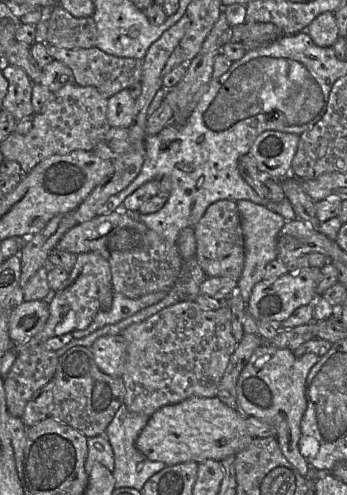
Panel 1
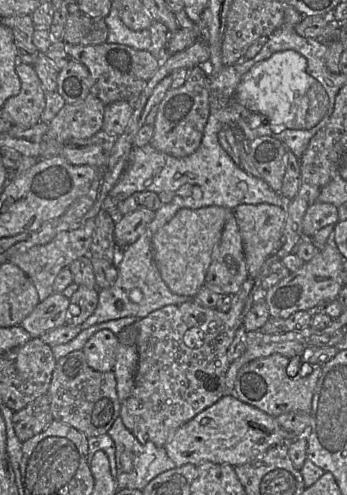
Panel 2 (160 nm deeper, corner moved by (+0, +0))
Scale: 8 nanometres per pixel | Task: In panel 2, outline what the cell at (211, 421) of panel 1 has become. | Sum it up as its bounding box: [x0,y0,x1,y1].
[164,395,297,467]

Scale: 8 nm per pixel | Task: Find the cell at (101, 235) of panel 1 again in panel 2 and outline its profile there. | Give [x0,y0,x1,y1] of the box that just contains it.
[8,219,95,301]

